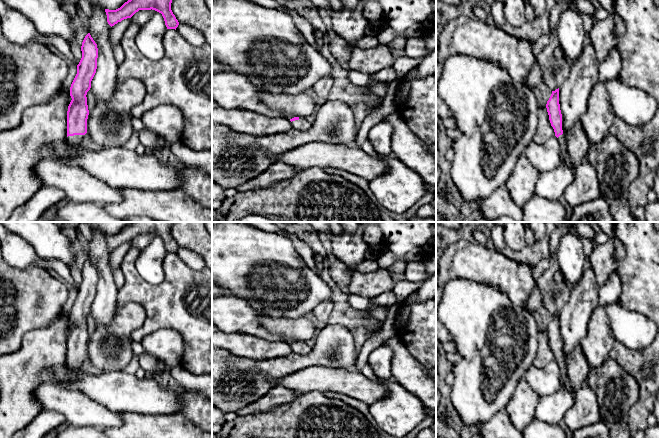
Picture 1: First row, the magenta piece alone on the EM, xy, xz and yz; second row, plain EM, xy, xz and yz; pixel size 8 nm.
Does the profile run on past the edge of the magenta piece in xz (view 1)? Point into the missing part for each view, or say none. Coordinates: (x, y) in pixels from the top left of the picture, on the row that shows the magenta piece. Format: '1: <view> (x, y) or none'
1: xz (302, 124)

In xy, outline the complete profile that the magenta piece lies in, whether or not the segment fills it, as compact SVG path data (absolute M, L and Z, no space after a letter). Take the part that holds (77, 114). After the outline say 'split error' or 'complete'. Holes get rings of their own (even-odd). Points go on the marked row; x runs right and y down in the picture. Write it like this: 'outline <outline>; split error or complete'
outline M88 33L81 46L82 58L77 65L77 74L70 87L72 98L67 111L67 140L71 145L80 145L87 133L89 115L87 92L96 73L98 48Z; split error

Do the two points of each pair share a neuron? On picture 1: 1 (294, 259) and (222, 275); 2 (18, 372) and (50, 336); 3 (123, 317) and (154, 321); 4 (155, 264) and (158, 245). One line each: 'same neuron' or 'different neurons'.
1: same neuron
2: same neuron
3: different neurons
4: same neuron

